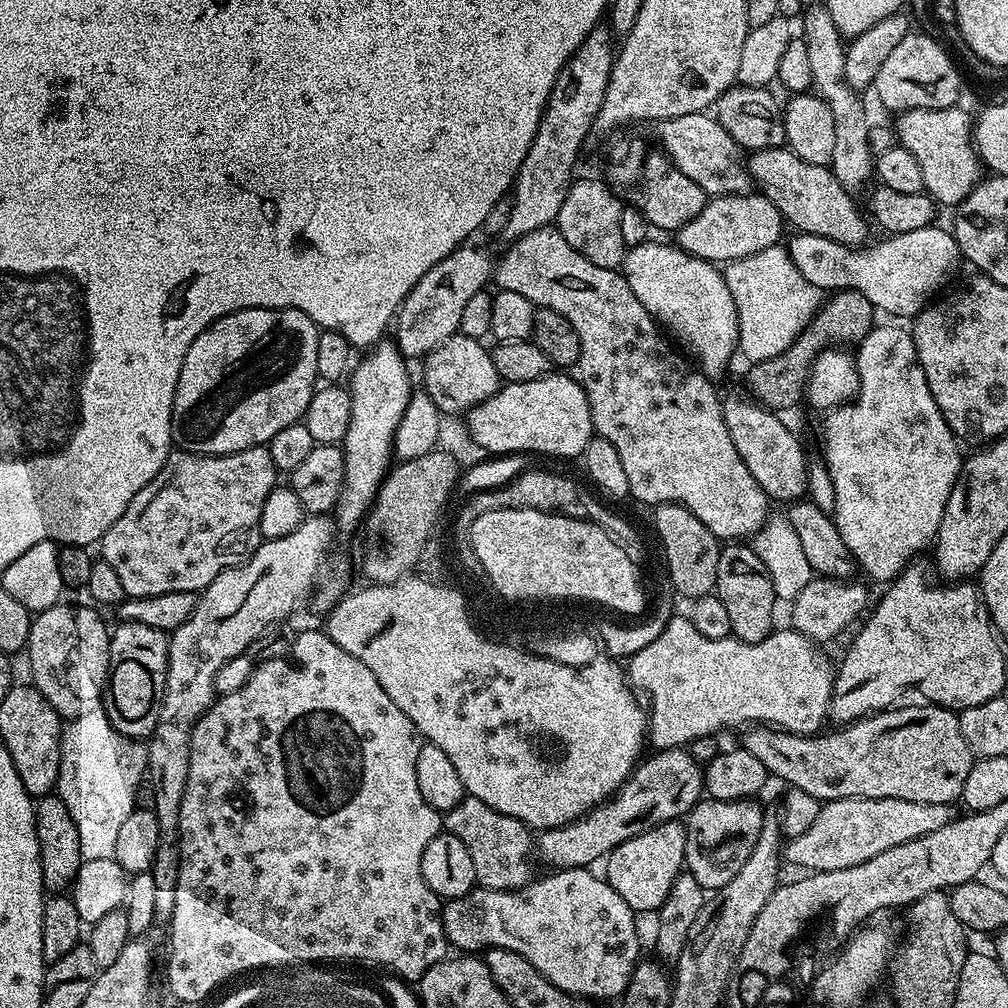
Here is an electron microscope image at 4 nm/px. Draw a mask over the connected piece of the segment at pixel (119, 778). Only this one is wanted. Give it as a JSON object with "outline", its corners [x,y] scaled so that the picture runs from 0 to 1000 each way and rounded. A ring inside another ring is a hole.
{"outline":[[[102,704],[72,710],[60,727],[60,763],[55,789],[65,796],[77,819],[80,854],[112,851],[117,822],[136,801],[135,785],[147,765],[147,743],[138,734],[122,730]]]}

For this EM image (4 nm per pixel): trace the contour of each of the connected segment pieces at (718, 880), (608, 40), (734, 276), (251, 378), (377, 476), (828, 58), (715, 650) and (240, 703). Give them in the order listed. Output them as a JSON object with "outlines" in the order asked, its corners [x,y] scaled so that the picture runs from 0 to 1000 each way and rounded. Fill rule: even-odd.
{"outlines":[[[[696,792],[687,801],[686,806],[681,811],[679,826],[681,827],[681,843],[679,844],[679,861],[688,871],[692,871],[692,879],[699,883],[709,883],[720,879],[732,863],[736,863],[740,851],[744,851],[744,843],[748,843],[748,835],[752,835],[752,826],[758,818],[759,799],[754,799],[755,795],[750,792],[741,794],[708,794]]],[[[602,27],[588,28],[586,34],[577,42],[577,46],[573,46],[571,53],[564,58],[562,65],[554,73],[548,91],[544,94],[544,106],[536,117],[534,129],[526,141],[526,149],[522,149],[522,157],[518,157],[512,181],[506,188],[508,207],[498,231],[499,237],[502,236],[501,239],[507,240],[535,226],[551,223],[554,208],[558,208],[558,200],[562,200],[562,192],[569,182],[567,170],[571,167],[571,154],[576,153],[586,122],[589,121],[590,114],[598,103],[598,91],[602,87],[602,81],[605,80],[609,59],[607,40],[609,41],[608,33]]],[[[781,245],[761,246],[735,258],[723,258],[716,269],[732,310],[732,349],[742,359],[776,351],[776,347],[788,340],[795,327],[806,317],[806,313],[813,307],[815,289],[800,280],[792,270]]],[[[245,306],[224,312],[213,317],[192,339],[188,339],[188,347],[185,347],[185,355],[181,359],[181,371],[177,371],[177,383],[173,391],[171,404],[171,439],[180,448],[192,448],[195,452],[223,452],[229,448],[239,448],[245,444],[257,444],[265,441],[276,427],[301,418],[304,403],[308,403],[308,395],[315,381],[315,335],[318,326],[304,312],[291,306]]],[[[389,339],[370,341],[356,354],[347,370],[347,423],[339,438],[341,445],[341,481],[331,505],[331,519],[338,529],[352,529],[360,521],[361,513],[381,479],[391,456],[391,438],[395,419],[411,392],[405,378],[403,355]],[[386,459],[386,460],[385,460]],[[353,524],[353,525],[352,525]]],[[[820,7],[806,8],[797,13],[798,32],[796,38],[804,50],[804,73],[813,98],[819,101],[822,113],[827,117],[827,153],[824,169],[835,181],[835,185],[844,192],[851,191],[853,186],[867,175],[867,156],[861,144],[863,118],[857,103],[853,100],[854,92],[844,87],[837,79],[839,69],[838,37],[833,35],[831,26],[823,18]]],[[[671,609],[649,637],[645,637],[644,640],[637,642],[637,644],[626,650],[621,659],[621,671],[628,684],[634,685],[636,688],[639,686],[643,689],[643,698],[641,694],[641,730],[646,741],[651,744],[679,742],[688,732],[696,732],[696,728],[709,730],[717,727],[717,722],[734,724],[739,720],[765,720],[774,723],[776,726],[787,726],[792,730],[808,730],[818,721],[816,718],[819,718],[821,714],[821,701],[825,691],[825,677],[827,674],[827,659],[821,656],[820,649],[813,643],[816,642],[811,641],[807,636],[799,633],[795,627],[791,627],[782,621],[779,621],[775,627],[774,624],[767,625],[763,631],[756,633],[756,637],[748,637],[747,639],[741,639],[729,633],[720,635],[700,633],[700,629],[692,629],[692,625],[688,625],[688,621],[682,610]]],[[[317,625],[317,627],[295,626],[288,653],[257,656],[251,662],[244,681],[231,687],[215,689],[204,704],[204,708],[200,708],[198,715],[190,722],[185,784],[181,788],[181,804],[179,805],[179,862],[177,863],[177,879],[173,887],[173,907],[169,914],[171,926],[167,929],[167,980],[181,995],[194,996],[197,992],[204,991],[221,972],[226,972],[229,968],[236,967],[237,964],[246,966],[255,961],[294,958],[292,956],[297,952],[312,952],[308,954],[362,952],[365,956],[378,956],[381,960],[390,960],[388,963],[402,974],[416,974],[423,966],[423,962],[427,962],[427,958],[431,958],[436,952],[439,952],[445,947],[446,938],[440,929],[438,894],[431,887],[431,883],[427,883],[427,879],[423,879],[423,871],[419,871],[419,843],[423,843],[423,839],[427,839],[427,831],[431,831],[438,823],[438,810],[438,807],[431,804],[431,800],[427,800],[423,796],[423,792],[419,792],[419,784],[415,784],[415,744],[418,737],[419,731],[411,720],[411,716],[407,716],[407,712],[403,712],[403,708],[399,708],[399,704],[395,704],[395,700],[391,700],[391,692],[387,692],[383,689],[383,685],[379,685],[375,673],[371,673],[371,665],[367,665],[367,661],[363,661],[358,655],[351,653],[351,649],[339,645],[339,641],[335,641],[335,637],[327,634],[324,626],[321,625]]]]}

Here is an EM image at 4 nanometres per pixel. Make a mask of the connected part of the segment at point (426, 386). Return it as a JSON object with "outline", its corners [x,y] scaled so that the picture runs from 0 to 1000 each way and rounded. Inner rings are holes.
{"outline":[[[457,331],[448,333],[425,353],[420,354],[420,388],[430,397],[438,410],[456,409],[463,411],[467,405],[482,399],[498,384],[494,367],[490,367],[487,348],[475,336]]]}

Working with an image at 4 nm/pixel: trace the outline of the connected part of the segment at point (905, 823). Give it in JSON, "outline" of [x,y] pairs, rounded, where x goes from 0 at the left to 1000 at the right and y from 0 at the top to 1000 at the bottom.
{"outline":[[[895,792],[823,794],[814,801],[812,812],[808,812],[808,819],[804,819],[800,827],[792,827],[781,834],[776,849],[781,856],[783,853],[784,856],[798,861],[794,863],[805,863],[806,865],[835,863],[843,859],[851,859],[867,851],[867,847],[875,847],[875,843],[883,843],[883,839],[891,839],[907,831],[915,831],[915,827],[927,827],[927,823],[935,823],[935,819],[938,819],[945,812],[945,799],[931,796],[899,796]]]}

